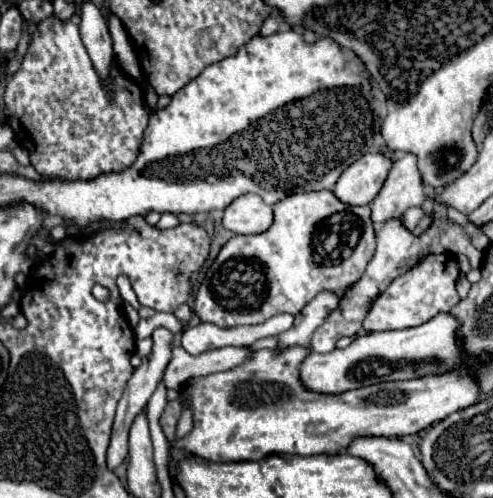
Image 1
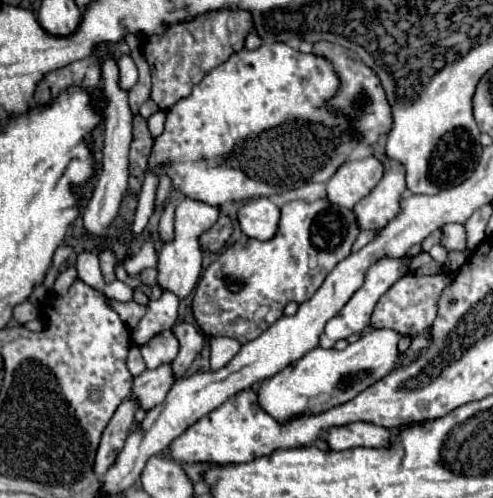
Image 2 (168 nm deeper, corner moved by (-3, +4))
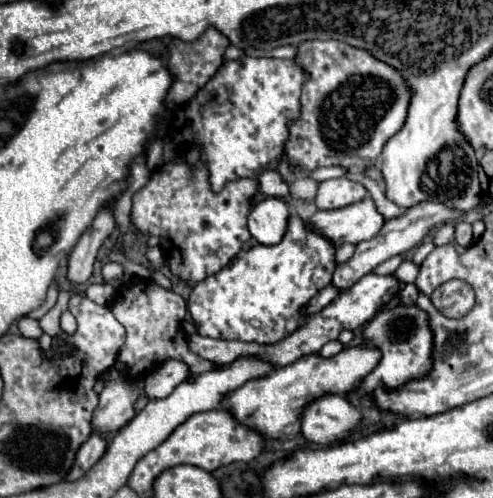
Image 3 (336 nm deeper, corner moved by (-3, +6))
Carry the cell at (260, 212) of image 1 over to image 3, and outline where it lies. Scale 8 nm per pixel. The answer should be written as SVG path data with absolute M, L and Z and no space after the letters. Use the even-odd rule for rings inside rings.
M266 196L256 202L248 216L248 230L258 244L278 244L288 224L288 206L284 200Z

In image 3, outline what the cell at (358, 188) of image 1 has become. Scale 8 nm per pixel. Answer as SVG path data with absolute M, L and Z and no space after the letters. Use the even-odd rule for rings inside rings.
M342 176L342 178L320 182L314 202L320 210L336 210L336 208L344 208L348 204L362 200L366 194L368 190L364 186Z

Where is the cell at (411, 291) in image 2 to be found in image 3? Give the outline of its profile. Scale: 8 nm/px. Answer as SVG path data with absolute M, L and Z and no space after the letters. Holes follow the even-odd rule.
M404 284L400 290L400 302L402 306L412 306L418 298L418 286L416 284Z

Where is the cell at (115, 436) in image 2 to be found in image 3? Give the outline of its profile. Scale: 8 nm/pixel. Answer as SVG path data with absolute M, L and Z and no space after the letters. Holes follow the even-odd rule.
M92 434L82 448L76 454L76 462L68 474L68 480L78 480L80 476L84 476L106 452L106 438L104 434Z

